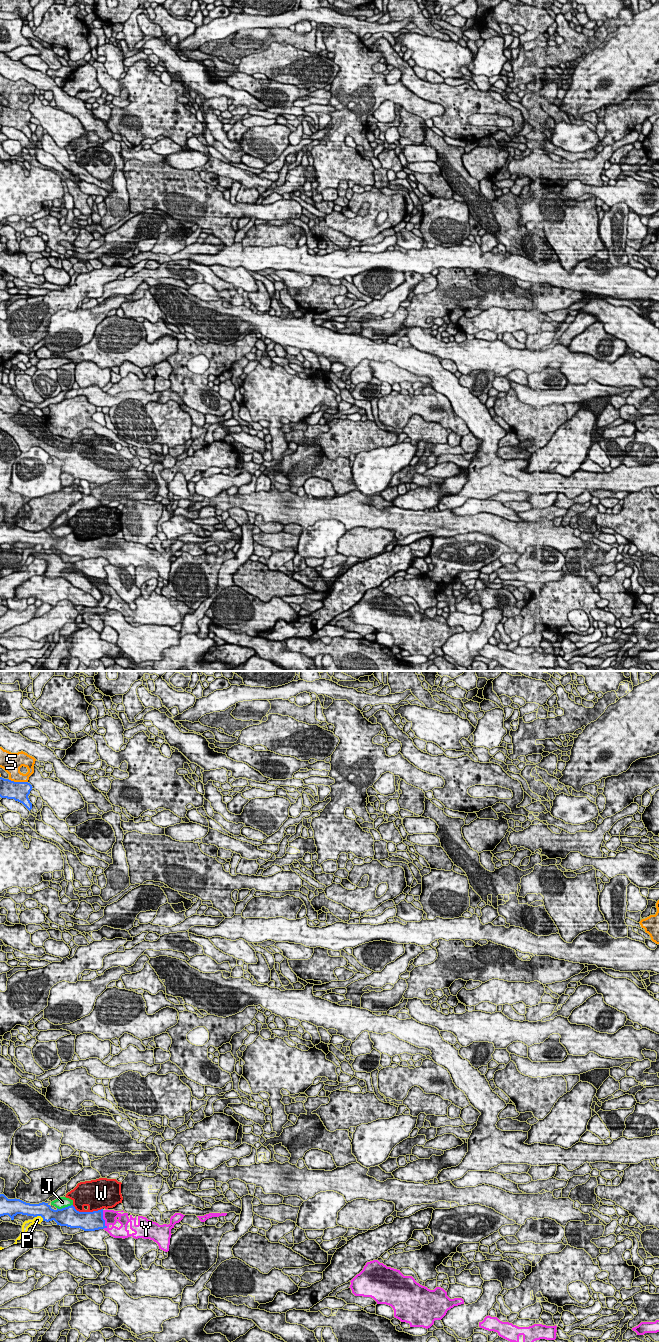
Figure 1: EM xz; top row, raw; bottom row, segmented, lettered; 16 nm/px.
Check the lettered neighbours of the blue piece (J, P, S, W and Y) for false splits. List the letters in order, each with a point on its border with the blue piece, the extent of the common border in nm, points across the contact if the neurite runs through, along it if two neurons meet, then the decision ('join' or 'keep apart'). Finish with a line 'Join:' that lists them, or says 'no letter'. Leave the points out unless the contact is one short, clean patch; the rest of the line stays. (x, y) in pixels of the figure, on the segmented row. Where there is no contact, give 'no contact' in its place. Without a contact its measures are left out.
J: xz (65, 1207) | 260 nm | keep apart
P: xz (40, 1215) | 160 nm | keep apart
S: xz (18, 782) | 320 nm | keep apart
W: xz (87, 1212) | 500 nm | keep apart
Y: xz (103, 1219) | 320 nm | across xz (88, 1221), (103, 1219), (109, 1216) | join
Join: Y

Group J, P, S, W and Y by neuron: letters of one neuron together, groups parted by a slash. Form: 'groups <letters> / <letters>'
groups J / P / S / W / Y

